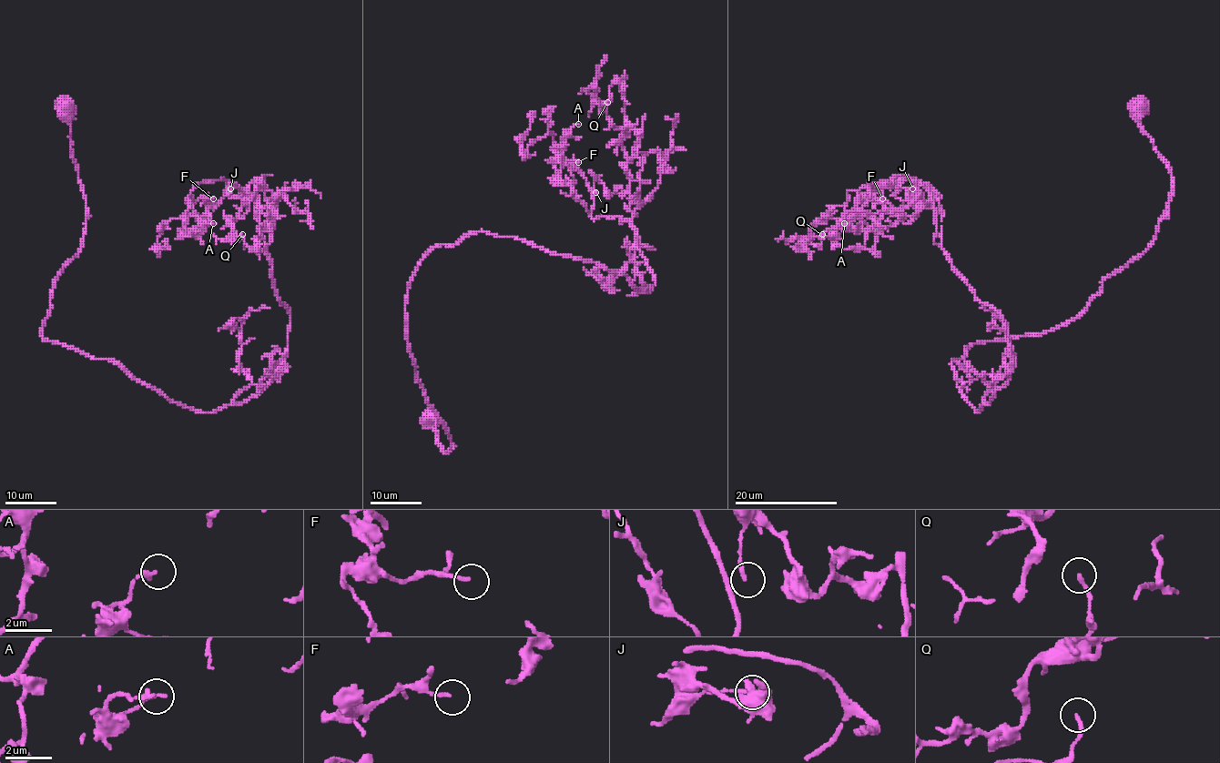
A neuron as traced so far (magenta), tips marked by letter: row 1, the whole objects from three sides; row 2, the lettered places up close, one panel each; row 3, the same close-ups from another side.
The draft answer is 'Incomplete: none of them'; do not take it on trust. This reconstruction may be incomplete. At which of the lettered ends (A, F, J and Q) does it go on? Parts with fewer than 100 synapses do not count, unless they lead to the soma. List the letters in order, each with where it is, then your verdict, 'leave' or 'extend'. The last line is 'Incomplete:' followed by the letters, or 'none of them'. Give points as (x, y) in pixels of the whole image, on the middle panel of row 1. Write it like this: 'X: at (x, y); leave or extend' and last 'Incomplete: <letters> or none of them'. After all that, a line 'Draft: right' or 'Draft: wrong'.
A: at (578, 124); leave
F: at (578, 162); leave
J: at (595, 192); leave
Q: at (607, 102); leave
Incomplete: none of them
Draft: right

